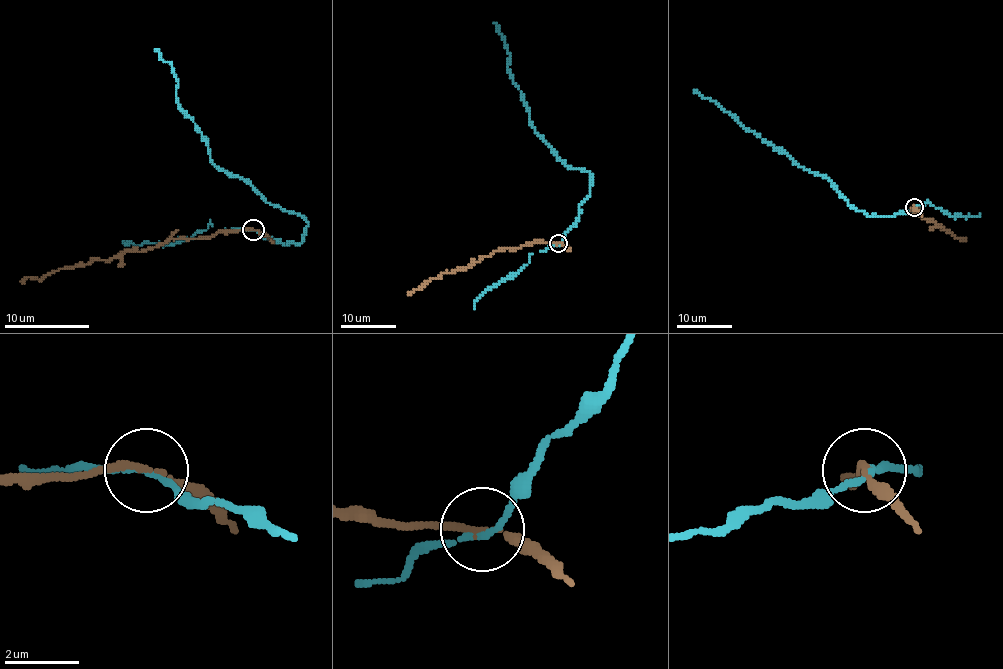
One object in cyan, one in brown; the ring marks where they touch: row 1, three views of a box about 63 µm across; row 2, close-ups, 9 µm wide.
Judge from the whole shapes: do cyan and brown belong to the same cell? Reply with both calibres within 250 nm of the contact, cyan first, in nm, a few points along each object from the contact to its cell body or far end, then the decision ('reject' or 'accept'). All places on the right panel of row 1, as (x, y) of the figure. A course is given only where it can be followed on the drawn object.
calibres 150 and 160 nm; course cyan (914, 207), (885, 217), (855, 210), (825, 177), (810, 173), (693, 90); course brown (914, 207), (911, 208), (921, 217), (933, 221), (958, 239), (966, 240); reject

